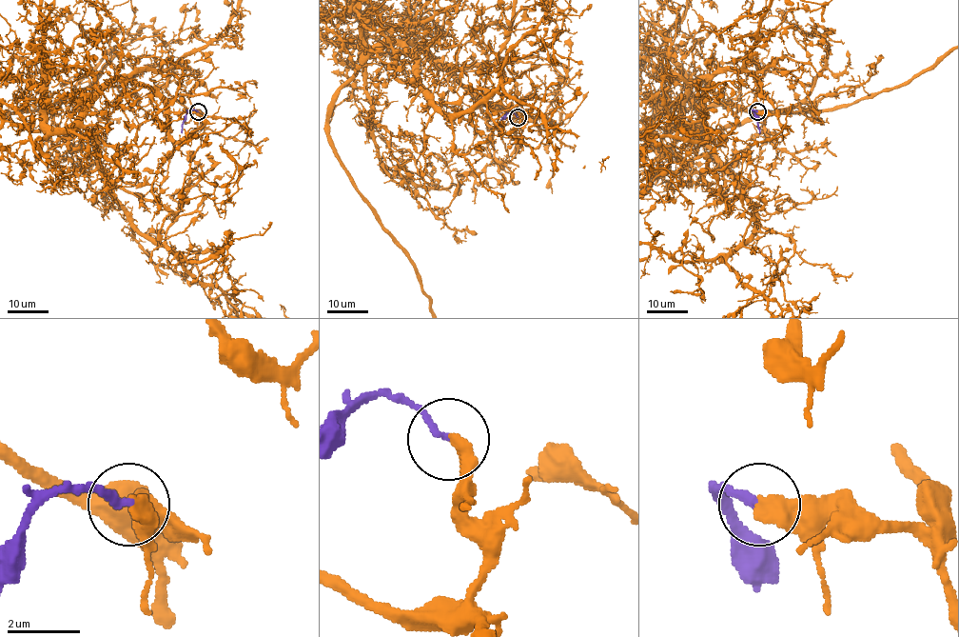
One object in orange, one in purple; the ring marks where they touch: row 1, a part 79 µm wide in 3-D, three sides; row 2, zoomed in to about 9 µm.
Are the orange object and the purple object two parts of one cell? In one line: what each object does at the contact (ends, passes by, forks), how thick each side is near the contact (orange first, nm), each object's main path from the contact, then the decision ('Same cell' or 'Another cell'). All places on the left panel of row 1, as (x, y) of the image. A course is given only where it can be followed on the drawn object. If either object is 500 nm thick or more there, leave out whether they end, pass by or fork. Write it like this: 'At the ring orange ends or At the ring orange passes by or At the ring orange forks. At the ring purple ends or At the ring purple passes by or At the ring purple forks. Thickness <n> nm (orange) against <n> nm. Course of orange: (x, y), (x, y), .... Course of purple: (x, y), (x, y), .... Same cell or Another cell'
At the ring orange ends. At the ring purple ends. Thickness 440 nm (orange) against 200 nm. Course of orange: (198, 111), (166, 72), (132, 70), (73, 124), (11, 118), (87, 88), (134, 21). Course of purple: (198, 111), (188, 112), (182, 133). Same cell

